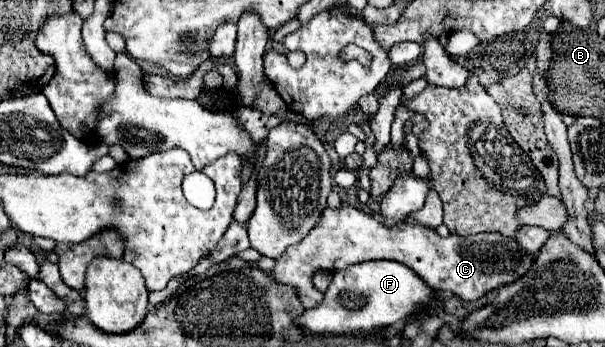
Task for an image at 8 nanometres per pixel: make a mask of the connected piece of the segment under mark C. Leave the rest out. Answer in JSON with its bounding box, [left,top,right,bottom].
[271,202,533,308]

